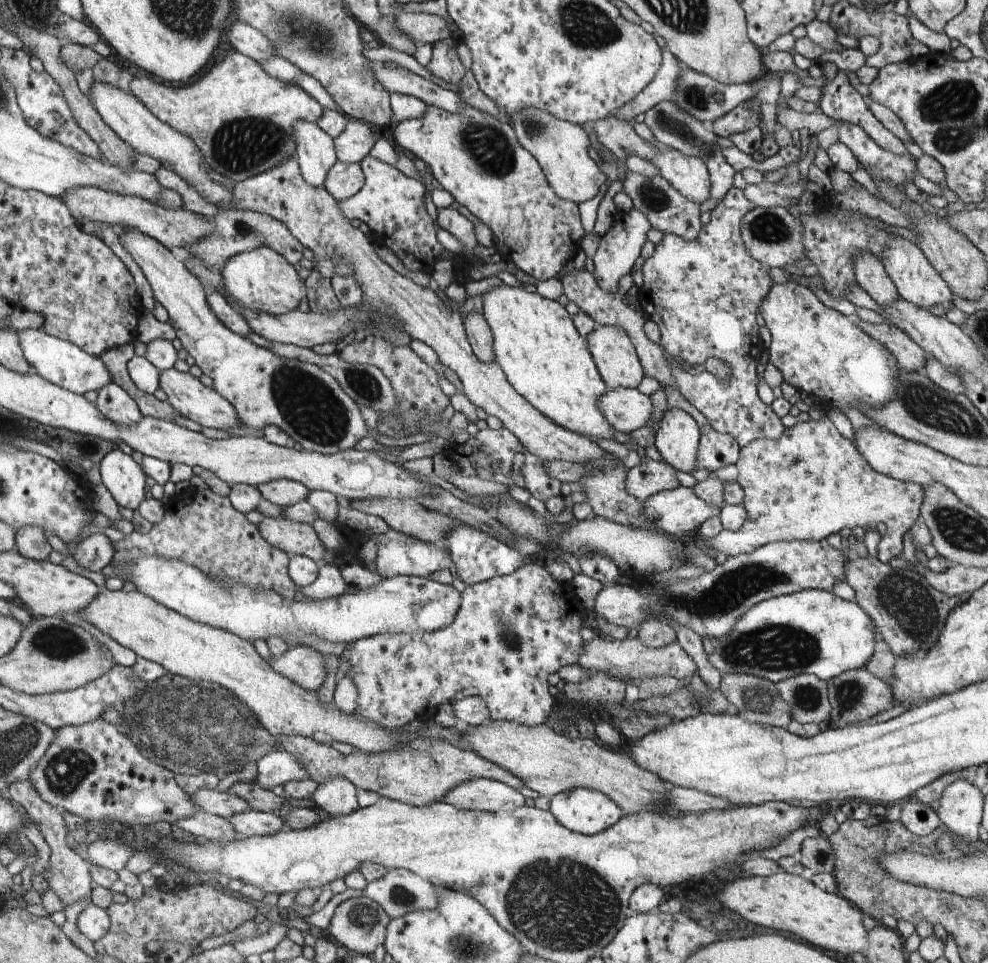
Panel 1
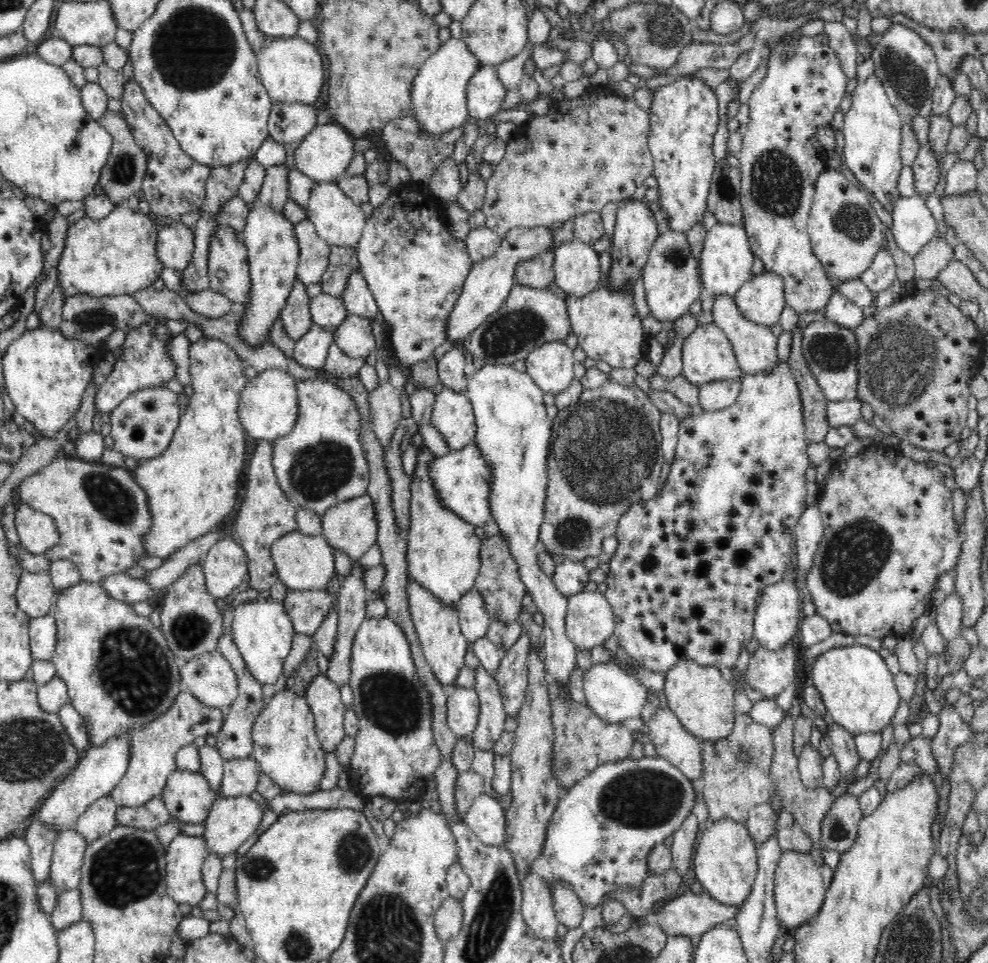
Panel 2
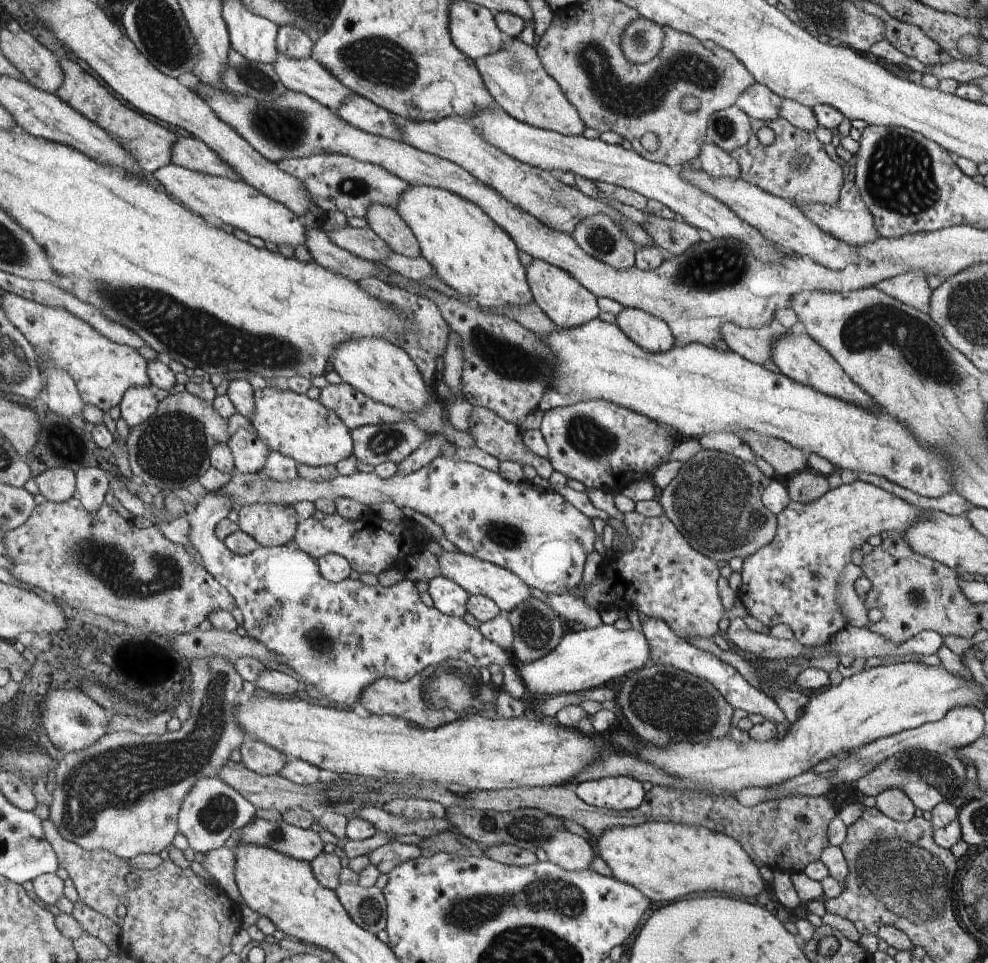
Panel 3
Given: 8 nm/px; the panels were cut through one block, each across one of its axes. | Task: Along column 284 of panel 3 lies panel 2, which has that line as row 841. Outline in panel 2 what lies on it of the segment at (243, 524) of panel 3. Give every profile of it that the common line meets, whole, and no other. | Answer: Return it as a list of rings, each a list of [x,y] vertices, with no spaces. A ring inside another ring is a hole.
[[[536,647],[529,648],[527,672],[525,700],[517,714],[518,726],[512,732],[512,804],[505,811],[506,840],[503,844],[512,853],[520,878],[530,872],[530,864],[542,854],[548,824],[563,795],[559,784],[552,777],[550,766],[555,740],[551,726],[550,693],[547,688],[549,675],[545,670],[542,654]]]

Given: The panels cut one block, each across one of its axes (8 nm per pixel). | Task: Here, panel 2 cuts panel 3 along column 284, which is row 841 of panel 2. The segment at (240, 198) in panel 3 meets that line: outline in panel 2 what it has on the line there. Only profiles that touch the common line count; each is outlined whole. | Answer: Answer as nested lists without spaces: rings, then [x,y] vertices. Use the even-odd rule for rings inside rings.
[[[248,795],[228,796],[228,798],[218,796],[204,822],[202,838],[207,852],[223,857],[236,852],[237,848],[240,848],[258,830],[263,813],[264,806]]]

